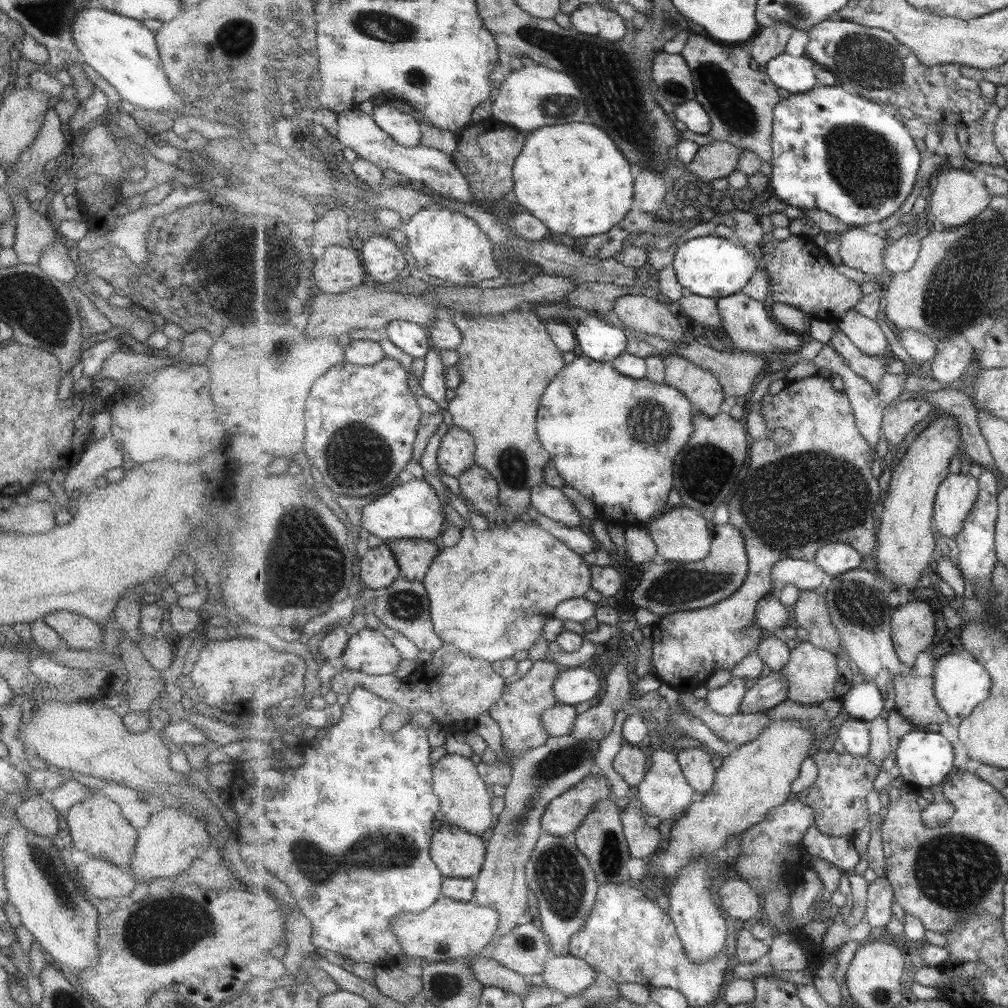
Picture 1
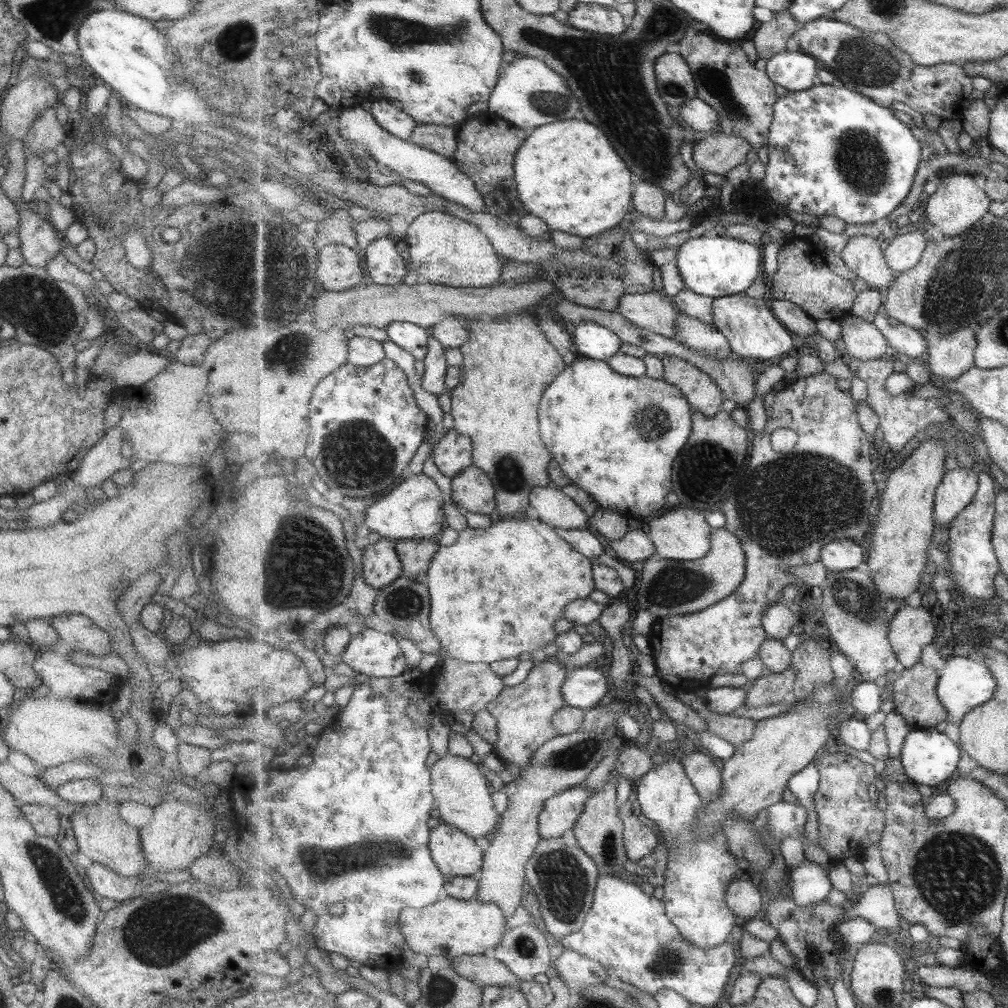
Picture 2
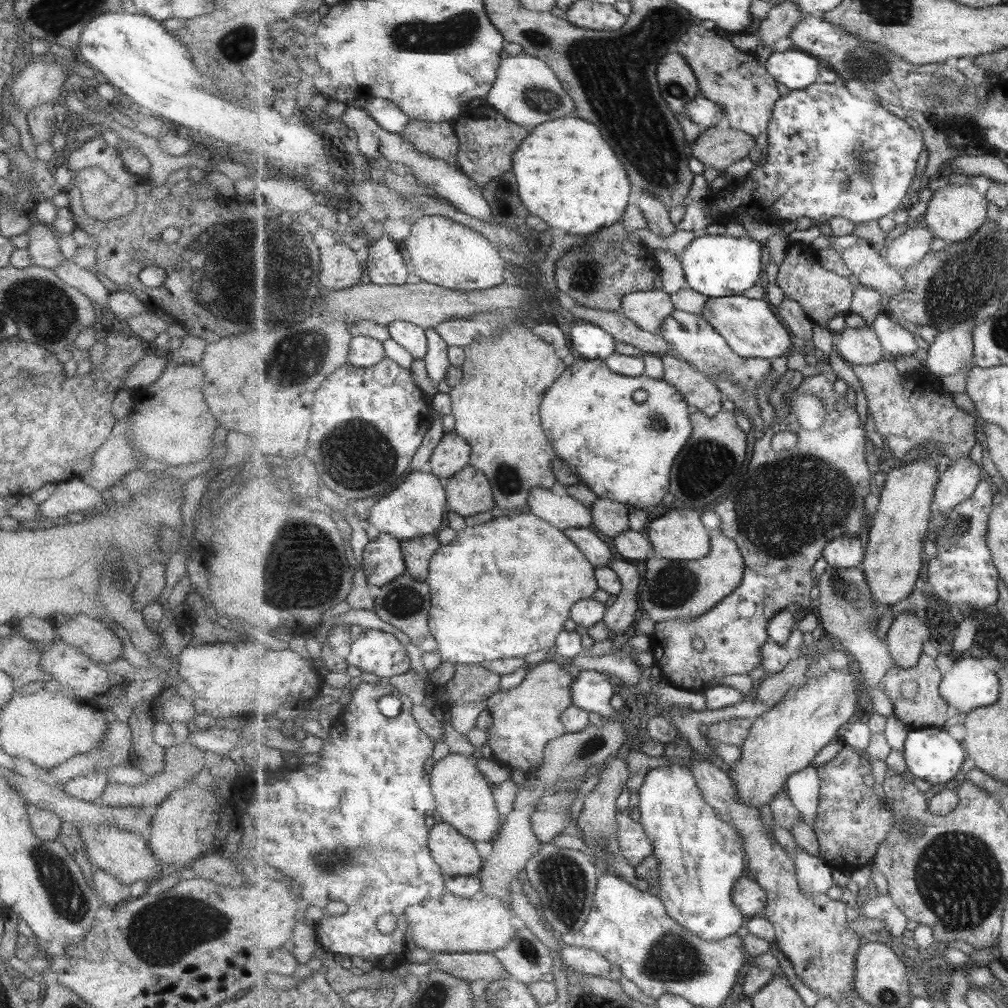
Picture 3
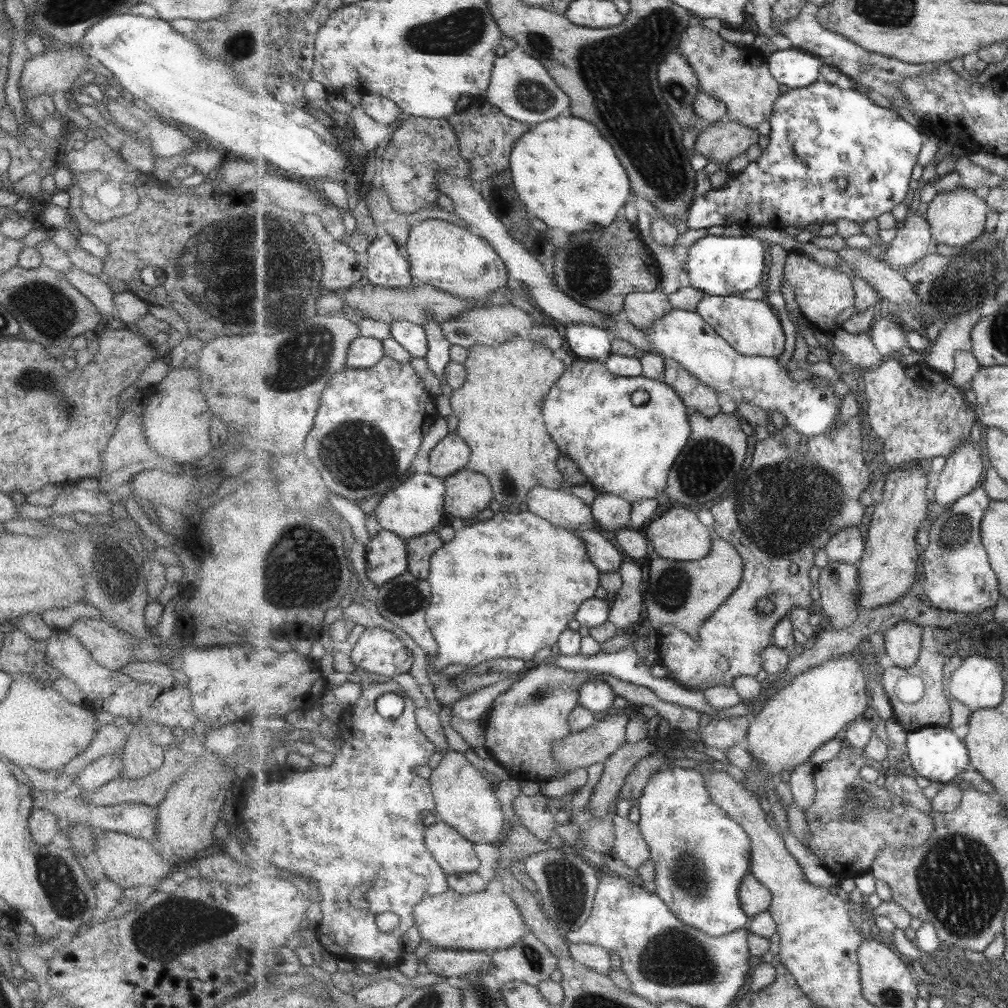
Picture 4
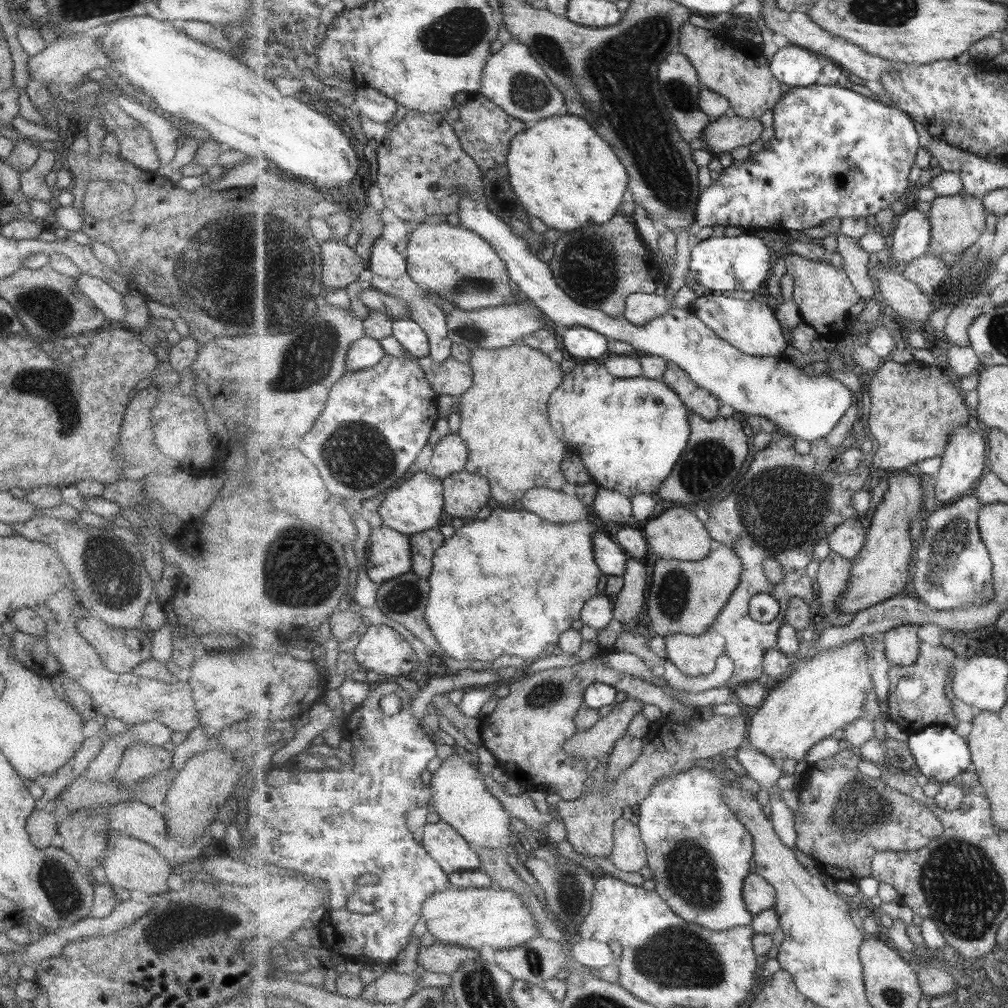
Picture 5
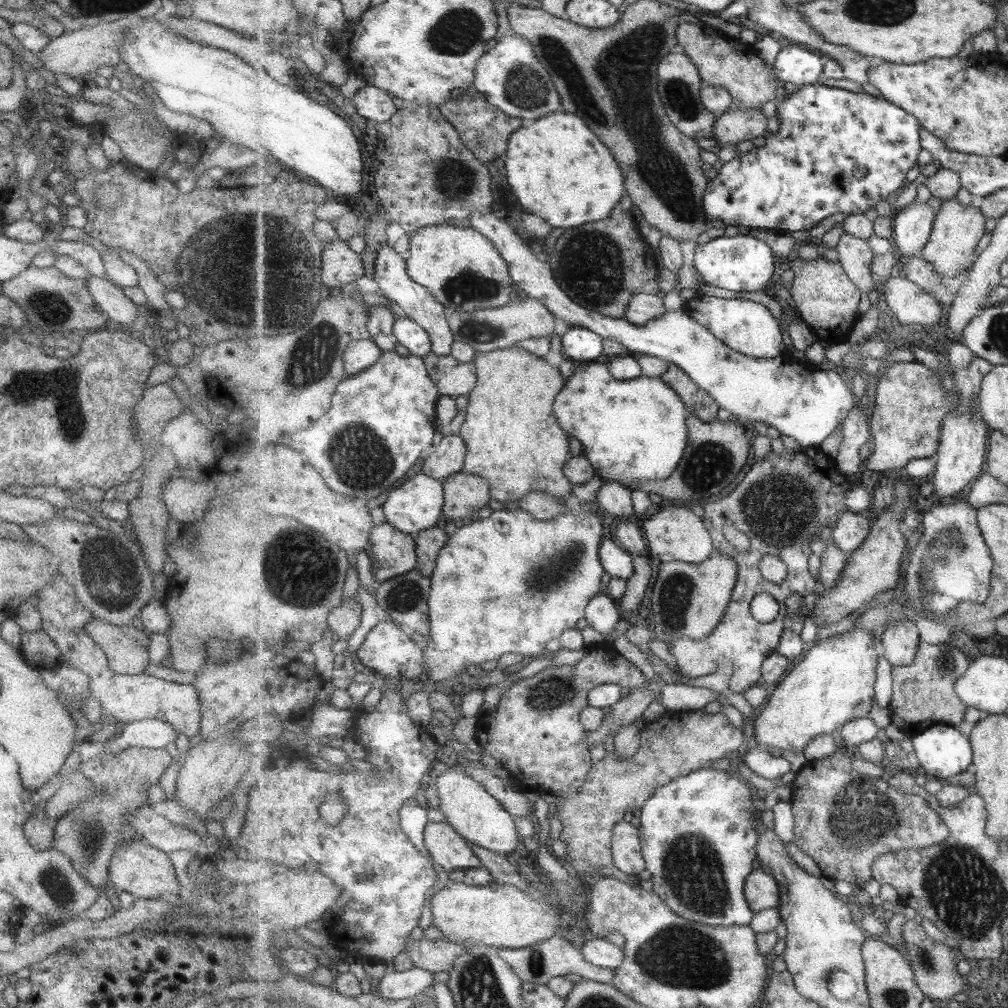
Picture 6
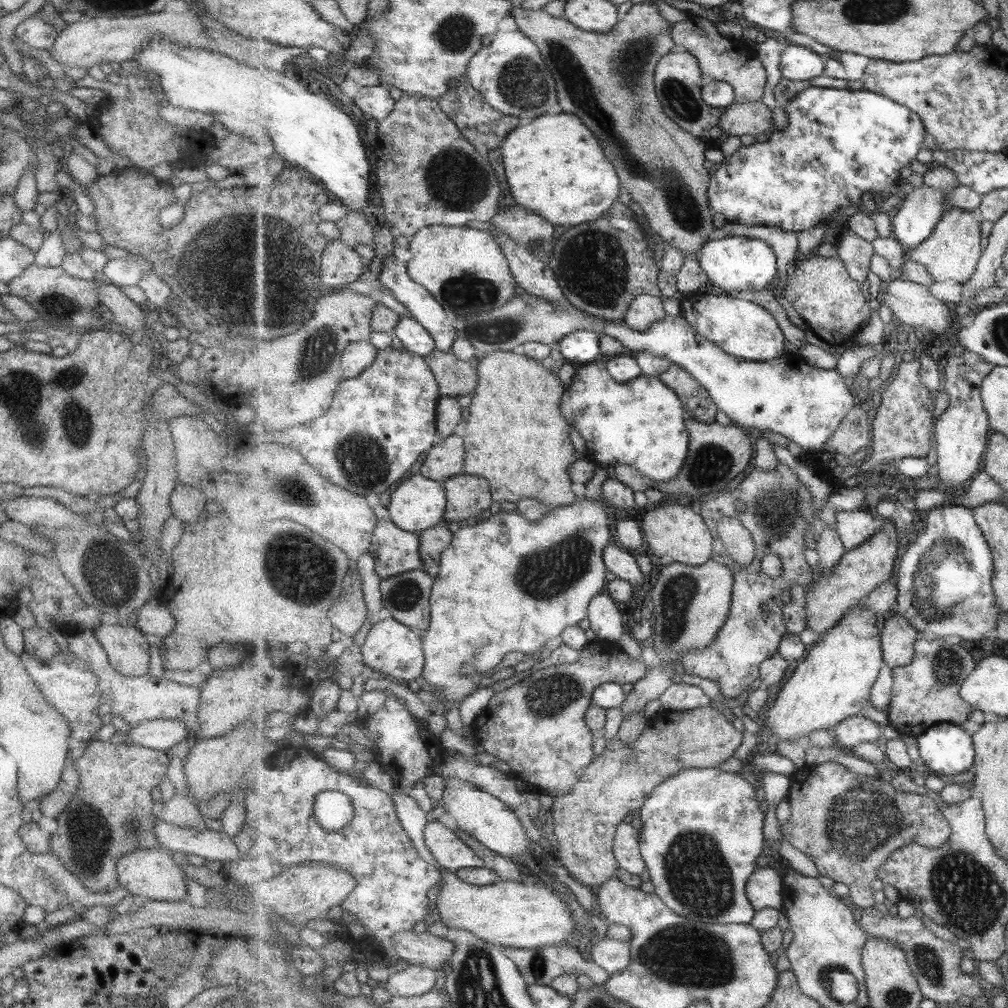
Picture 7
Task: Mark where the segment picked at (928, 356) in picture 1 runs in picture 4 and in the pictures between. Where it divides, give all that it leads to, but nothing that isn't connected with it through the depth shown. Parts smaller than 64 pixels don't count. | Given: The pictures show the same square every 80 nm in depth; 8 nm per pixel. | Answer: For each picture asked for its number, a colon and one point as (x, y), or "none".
2: (908, 341)
3: (897, 341)
4: (890, 338)

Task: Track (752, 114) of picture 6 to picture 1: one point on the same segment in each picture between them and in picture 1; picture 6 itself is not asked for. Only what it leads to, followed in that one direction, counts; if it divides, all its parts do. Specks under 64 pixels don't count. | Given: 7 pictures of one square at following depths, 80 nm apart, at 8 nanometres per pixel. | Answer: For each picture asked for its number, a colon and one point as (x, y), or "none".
1: (719, 159)
2: (718, 153)
3: (719, 149)
4: (720, 143)
5: (730, 132)

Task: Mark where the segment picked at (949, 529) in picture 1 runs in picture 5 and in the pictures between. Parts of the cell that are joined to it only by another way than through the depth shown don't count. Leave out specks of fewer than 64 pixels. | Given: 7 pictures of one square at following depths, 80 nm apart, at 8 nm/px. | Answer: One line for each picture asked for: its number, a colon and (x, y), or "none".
2: (959, 487)
3: (958, 484)
4: (964, 472)
5: (965, 463)

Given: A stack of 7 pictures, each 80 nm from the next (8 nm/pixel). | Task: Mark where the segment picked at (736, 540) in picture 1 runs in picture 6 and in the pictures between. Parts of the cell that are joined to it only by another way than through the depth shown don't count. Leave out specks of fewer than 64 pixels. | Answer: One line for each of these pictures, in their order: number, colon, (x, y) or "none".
2: (668, 587)
3: (672, 589)
4: (683, 593)
5: (685, 597)
6: (689, 600)

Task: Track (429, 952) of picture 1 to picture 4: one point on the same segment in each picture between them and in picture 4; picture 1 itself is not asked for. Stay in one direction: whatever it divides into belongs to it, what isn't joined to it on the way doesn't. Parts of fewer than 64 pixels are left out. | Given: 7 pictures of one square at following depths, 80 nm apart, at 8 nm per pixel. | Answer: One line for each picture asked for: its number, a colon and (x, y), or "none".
2: (451, 927)
3: (449, 923)
4: (480, 921)

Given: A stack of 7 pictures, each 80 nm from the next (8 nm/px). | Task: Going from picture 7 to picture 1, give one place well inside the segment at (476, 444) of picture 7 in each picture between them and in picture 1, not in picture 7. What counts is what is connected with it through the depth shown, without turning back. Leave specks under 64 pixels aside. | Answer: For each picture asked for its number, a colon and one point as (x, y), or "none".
1: (507, 362)
2: (508, 364)
3: (506, 377)
4: (500, 409)
5: (505, 422)
6: (514, 440)

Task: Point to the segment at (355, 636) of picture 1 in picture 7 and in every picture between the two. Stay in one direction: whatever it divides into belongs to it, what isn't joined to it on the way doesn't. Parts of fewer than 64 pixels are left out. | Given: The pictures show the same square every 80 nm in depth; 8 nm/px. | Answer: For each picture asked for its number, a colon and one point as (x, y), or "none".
2: (372, 653)
3: (377, 652)
4: (378, 650)
5: (381, 650)
6: (387, 649)
7: (394, 649)

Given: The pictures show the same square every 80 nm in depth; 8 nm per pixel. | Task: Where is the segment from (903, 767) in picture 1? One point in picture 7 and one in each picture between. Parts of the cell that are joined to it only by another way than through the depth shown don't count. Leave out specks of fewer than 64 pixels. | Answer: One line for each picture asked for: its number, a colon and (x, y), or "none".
2: (929, 757)
3: (931, 754)
4: (935, 753)
5: (940, 753)
6: (942, 750)
7: (946, 749)

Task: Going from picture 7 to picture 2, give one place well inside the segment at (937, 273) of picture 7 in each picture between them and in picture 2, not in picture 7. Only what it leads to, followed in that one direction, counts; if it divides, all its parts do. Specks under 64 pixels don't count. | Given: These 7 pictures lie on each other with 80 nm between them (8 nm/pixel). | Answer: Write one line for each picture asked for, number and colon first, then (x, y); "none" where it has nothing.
2: (958, 204)
3: (955, 211)
4: (957, 217)
5: (958, 221)
6: (958, 228)

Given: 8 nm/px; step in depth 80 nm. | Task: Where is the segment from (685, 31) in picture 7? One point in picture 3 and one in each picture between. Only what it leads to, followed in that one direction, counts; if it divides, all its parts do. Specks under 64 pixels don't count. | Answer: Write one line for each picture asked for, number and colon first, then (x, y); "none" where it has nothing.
3: (747, 92)
4: (740, 76)
5: (739, 70)
6: (730, 63)

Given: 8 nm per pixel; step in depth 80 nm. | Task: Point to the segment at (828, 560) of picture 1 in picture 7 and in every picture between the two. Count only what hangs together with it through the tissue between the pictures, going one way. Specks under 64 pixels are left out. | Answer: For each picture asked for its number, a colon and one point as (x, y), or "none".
2: (840, 555)
3: (846, 551)
4: (848, 546)
5: (848, 540)
6: (852, 529)
7: (856, 527)

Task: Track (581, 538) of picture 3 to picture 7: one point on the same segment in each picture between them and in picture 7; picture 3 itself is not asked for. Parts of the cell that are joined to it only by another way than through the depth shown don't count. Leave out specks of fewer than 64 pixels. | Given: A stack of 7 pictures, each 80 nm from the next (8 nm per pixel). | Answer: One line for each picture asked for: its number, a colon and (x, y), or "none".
4: (607, 558)
5: (611, 558)
6: (618, 561)
7: (623, 563)

